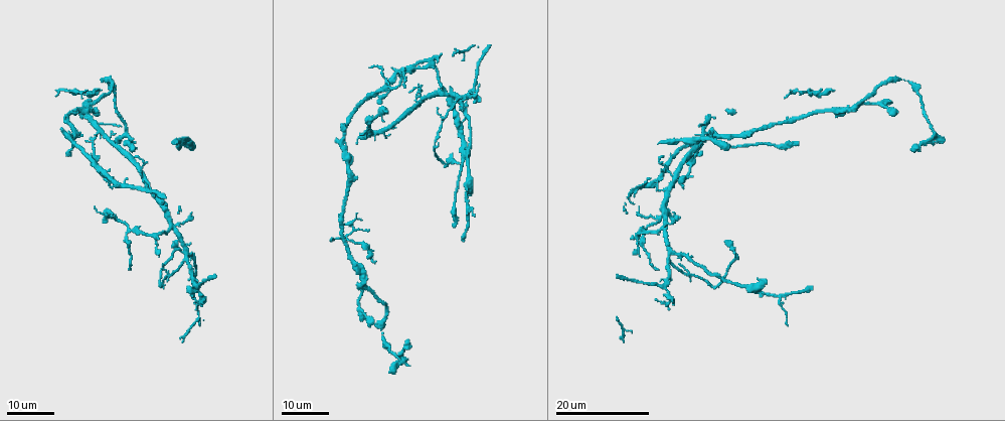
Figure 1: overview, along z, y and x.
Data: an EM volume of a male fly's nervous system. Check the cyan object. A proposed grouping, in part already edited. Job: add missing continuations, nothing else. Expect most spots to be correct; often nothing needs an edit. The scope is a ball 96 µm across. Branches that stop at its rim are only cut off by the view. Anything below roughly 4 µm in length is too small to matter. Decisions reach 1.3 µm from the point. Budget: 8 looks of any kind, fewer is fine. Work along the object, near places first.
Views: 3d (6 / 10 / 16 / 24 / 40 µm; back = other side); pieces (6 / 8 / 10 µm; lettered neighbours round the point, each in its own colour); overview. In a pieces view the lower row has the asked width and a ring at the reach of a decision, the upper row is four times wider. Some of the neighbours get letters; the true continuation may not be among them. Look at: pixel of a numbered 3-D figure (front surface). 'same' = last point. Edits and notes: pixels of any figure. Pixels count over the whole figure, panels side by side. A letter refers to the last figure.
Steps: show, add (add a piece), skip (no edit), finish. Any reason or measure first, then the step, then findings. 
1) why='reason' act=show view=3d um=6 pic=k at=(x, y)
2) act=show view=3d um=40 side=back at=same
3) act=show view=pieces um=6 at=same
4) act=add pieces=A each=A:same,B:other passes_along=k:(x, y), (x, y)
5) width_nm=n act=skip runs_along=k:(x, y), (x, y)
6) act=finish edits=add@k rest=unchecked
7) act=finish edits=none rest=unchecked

why='free end' act=show view=3d um=16 pic=1 at=(811, 288)

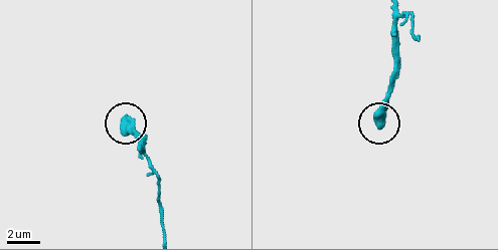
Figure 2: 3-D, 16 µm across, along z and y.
act=show view=pieces um=6 pic=2 at=(378, 125)

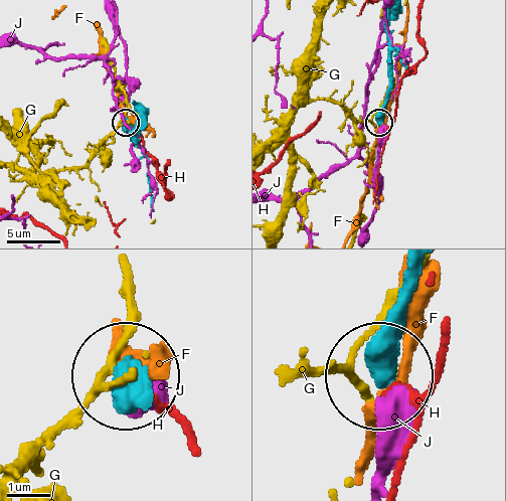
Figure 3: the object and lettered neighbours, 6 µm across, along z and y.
act=skip each=F:other,G:other,H:other,J:other runs_along=3:(387, 13), (390, 90), (380, 121) found='none of them fits'

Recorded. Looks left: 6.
why='an open end' act=show view=3d um=16 pic=1 at=(657, 270)

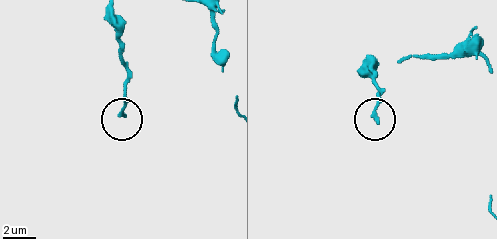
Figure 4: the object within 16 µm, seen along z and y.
act=show view=pieces um=8 pic=4 at=(378, 121)

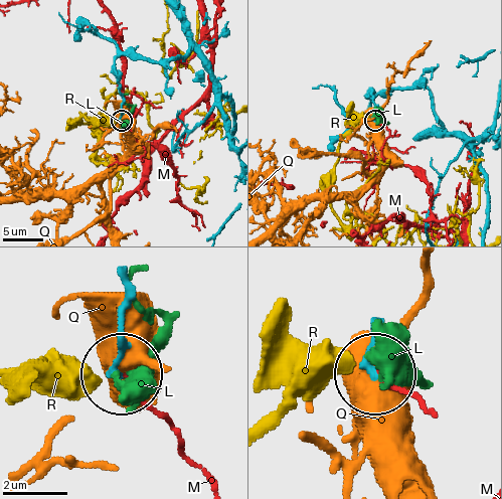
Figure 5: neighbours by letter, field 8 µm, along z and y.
width_nm=230 act=skip each=L:other,M:other,Q:other,R:other runs_along=5:(170, 60), (116, 58), (122, 119) found='none of them fits'

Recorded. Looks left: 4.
act=show view=3d um=24 pic=1 at=(113, 187)

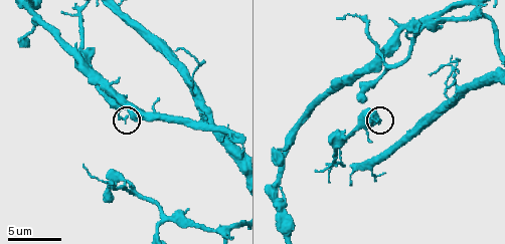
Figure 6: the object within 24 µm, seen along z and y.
why='what lies round it' act=show view=pieces um=8 pic=6 at=(124, 121)

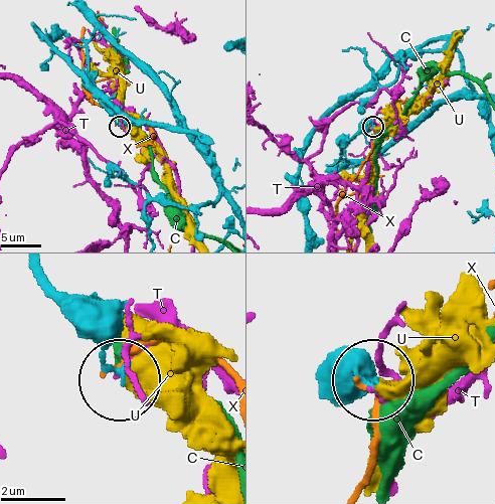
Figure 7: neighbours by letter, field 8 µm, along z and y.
act=skip each=C:other,T:other,U:other,X:other found='no lettered piece goes on from it'

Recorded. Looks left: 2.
act=show view=pieces um=8 pic=6 at=(107, 198)

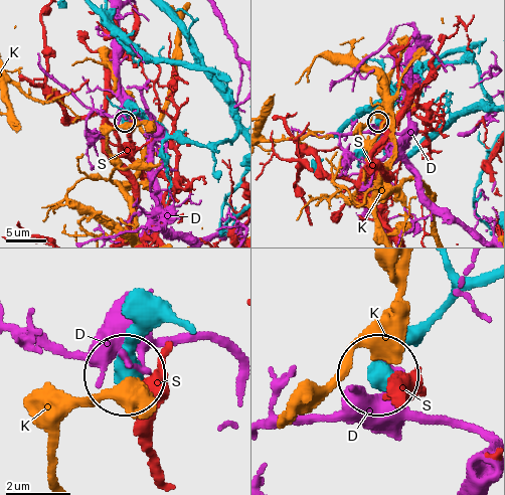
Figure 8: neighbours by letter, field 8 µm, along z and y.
act=skip each=D:other,K:other,S:other runs_along=8:(185, 330), (169, 322), (153, 327), (123, 373) found='none of them fits'

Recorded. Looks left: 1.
act=finish edits=none rest=unchecked

